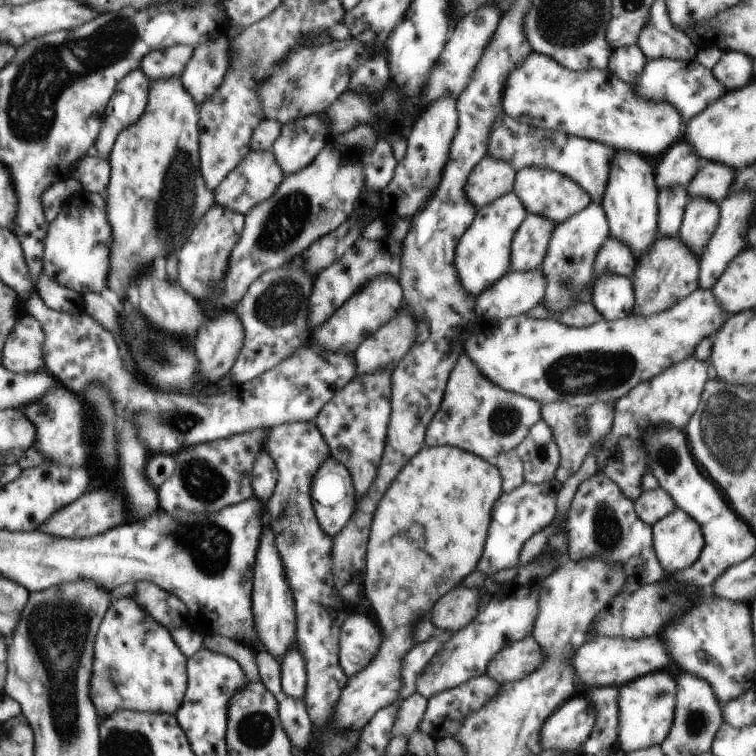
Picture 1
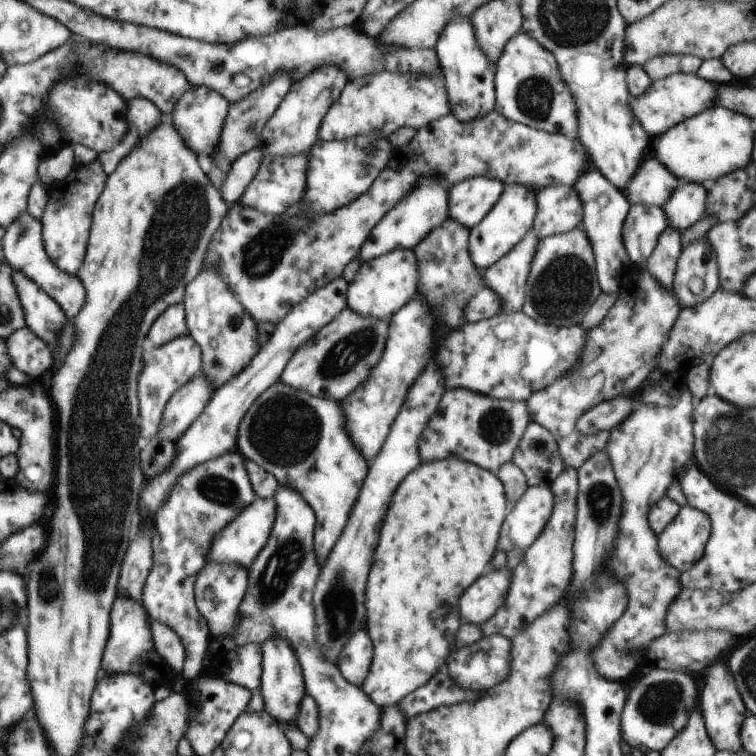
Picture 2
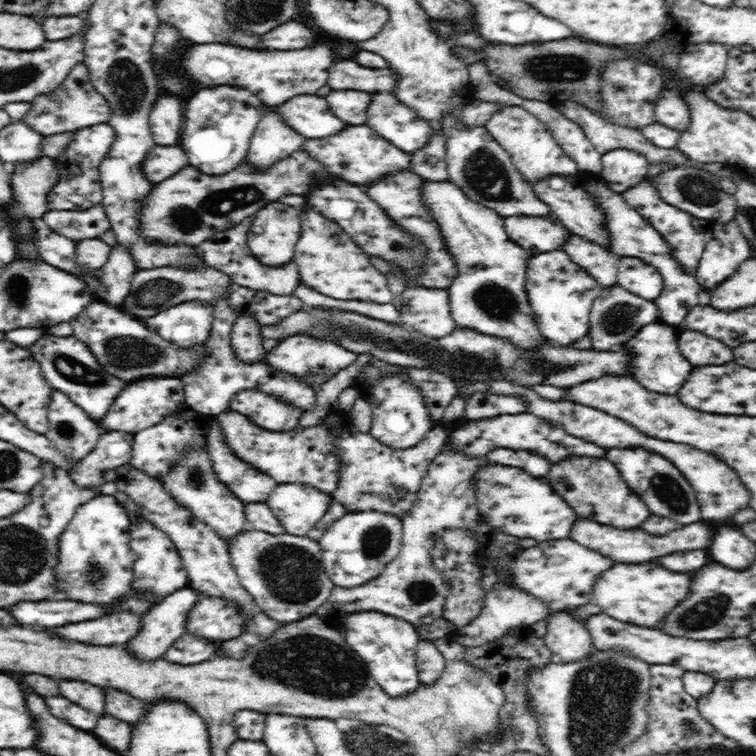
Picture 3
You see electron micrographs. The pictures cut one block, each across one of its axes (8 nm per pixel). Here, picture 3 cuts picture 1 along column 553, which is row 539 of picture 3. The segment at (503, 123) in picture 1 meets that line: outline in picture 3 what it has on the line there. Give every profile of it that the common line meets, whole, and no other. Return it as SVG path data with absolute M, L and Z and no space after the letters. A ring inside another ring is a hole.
M117 491L114 495L117 502L122 504L131 518L130 525L130 544L134 554L133 577L131 588L136 590L135 594L145 594L151 596L156 604L162 598L172 594L175 590L188 586L187 570L184 568L181 556L175 547L175 544L168 538L168 535L158 530L149 520L143 518L140 508L125 493Z

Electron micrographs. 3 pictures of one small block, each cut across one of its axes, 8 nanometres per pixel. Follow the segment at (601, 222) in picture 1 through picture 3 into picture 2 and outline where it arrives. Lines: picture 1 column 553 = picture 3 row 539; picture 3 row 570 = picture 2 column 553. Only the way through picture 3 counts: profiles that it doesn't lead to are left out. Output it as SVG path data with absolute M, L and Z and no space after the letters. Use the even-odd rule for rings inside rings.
M582 224L567 233L539 239L531 260L523 313L543 325L581 326L583 318L602 292L595 254Z

